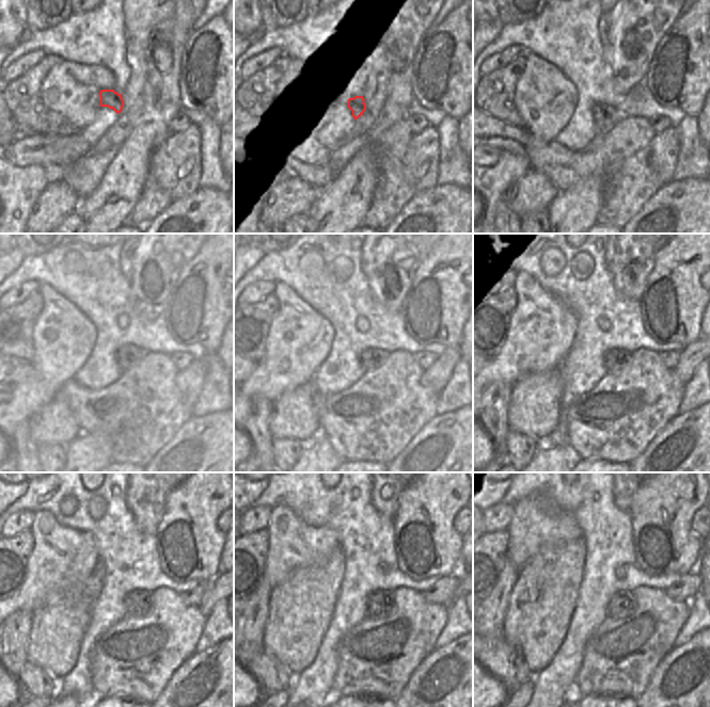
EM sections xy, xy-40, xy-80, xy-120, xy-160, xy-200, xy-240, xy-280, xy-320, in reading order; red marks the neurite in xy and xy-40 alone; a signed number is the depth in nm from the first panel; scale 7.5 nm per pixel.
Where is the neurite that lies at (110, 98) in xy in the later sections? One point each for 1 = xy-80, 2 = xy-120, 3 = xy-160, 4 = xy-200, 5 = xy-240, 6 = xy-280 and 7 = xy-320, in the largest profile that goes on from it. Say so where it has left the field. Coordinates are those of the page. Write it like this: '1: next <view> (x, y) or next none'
1: next xy-80 (605, 116)
2: next xy-120 (128, 355)
3: next xy-160 (371, 358)
4: next xy-200 (615, 358)
5: next xy-240 (138, 603)
6: next xy-280 (379, 603)
7: next xy-320 (621, 603)

